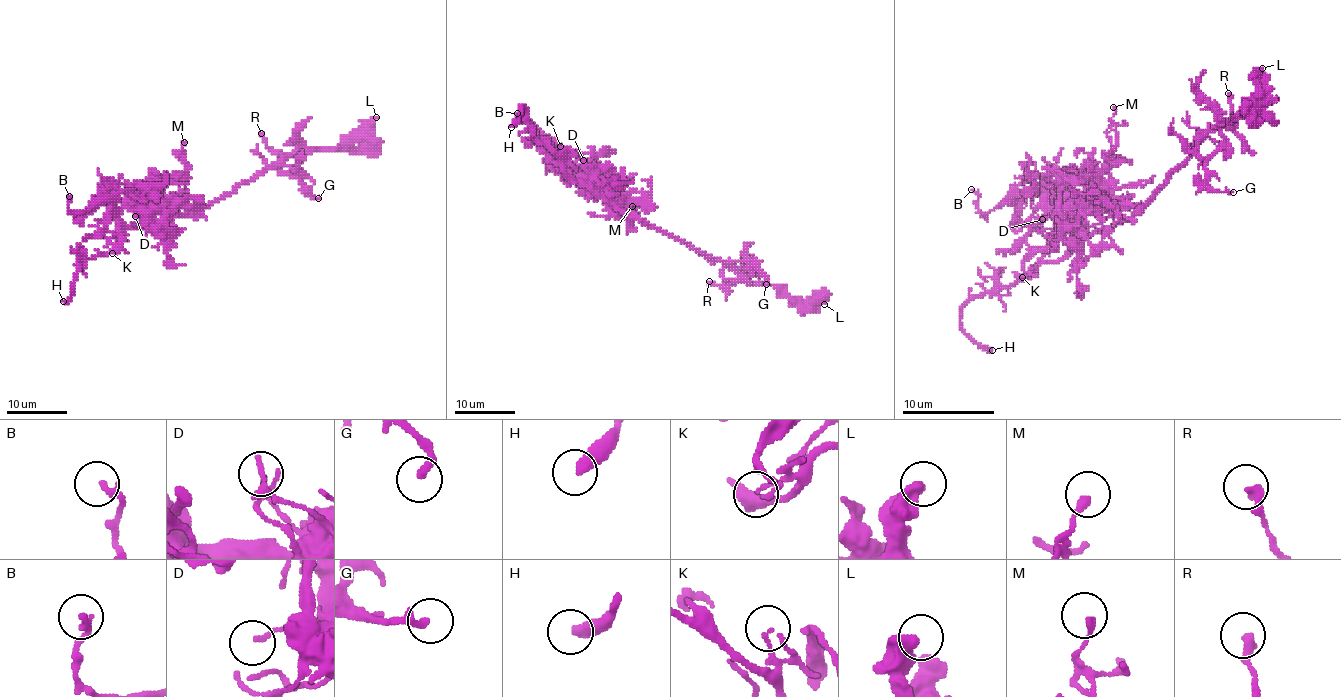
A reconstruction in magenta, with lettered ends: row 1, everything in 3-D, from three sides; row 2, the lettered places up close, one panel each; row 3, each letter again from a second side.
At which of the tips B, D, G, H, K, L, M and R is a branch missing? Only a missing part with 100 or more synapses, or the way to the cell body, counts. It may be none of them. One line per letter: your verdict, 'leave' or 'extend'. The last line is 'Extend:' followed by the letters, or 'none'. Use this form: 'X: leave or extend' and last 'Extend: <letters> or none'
B: leave
D: leave
G: leave
H: extend
K: leave
L: leave
M: leave
R: leave
Extend: H

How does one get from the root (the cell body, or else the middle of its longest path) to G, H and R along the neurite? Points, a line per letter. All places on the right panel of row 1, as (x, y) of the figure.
G: (1136, 210), (1207, 137), (1223, 146), (1226, 155), (1219, 150), (1207, 162), (1205, 183), (1217, 192), (1233, 192)
H: (1136, 210), (1077, 235), (1031, 277), (976, 295), (960, 327), (992, 350)
R: (1136, 210), (1210, 132), (1226, 127), (1233, 121), (1228, 93)

